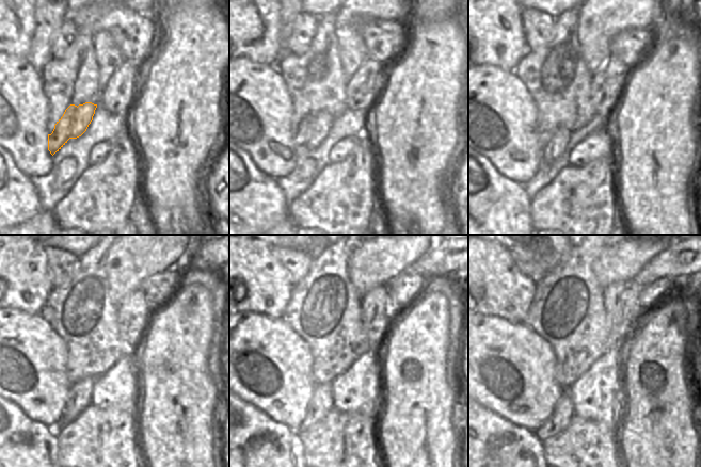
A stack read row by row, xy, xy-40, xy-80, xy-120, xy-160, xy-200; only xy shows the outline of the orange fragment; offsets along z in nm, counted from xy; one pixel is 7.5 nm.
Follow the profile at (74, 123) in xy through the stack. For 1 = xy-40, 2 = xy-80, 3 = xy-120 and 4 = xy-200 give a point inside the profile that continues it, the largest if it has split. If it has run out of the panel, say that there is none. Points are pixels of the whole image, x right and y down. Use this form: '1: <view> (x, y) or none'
1: xy-40 (312, 130)
2: xy-80 (557, 145)
3: xy-120 (81, 391)
4: xy-200 (562, 413)

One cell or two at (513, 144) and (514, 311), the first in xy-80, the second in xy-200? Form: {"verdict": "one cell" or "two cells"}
{"verdict": "two cells"}

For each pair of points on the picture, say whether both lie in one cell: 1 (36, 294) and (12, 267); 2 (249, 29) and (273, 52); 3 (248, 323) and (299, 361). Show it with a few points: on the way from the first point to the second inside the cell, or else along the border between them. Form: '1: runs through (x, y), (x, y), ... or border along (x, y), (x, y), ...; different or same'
1: runs through (30, 288), (15, 273); same
2: runs through (242, 41), (242, 44), (247, 47), (261, 47); same
3: runs through (260, 336), (286, 361); same

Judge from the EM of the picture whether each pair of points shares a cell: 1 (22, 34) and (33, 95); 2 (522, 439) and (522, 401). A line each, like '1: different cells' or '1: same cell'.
1: different cells
2: different cells

